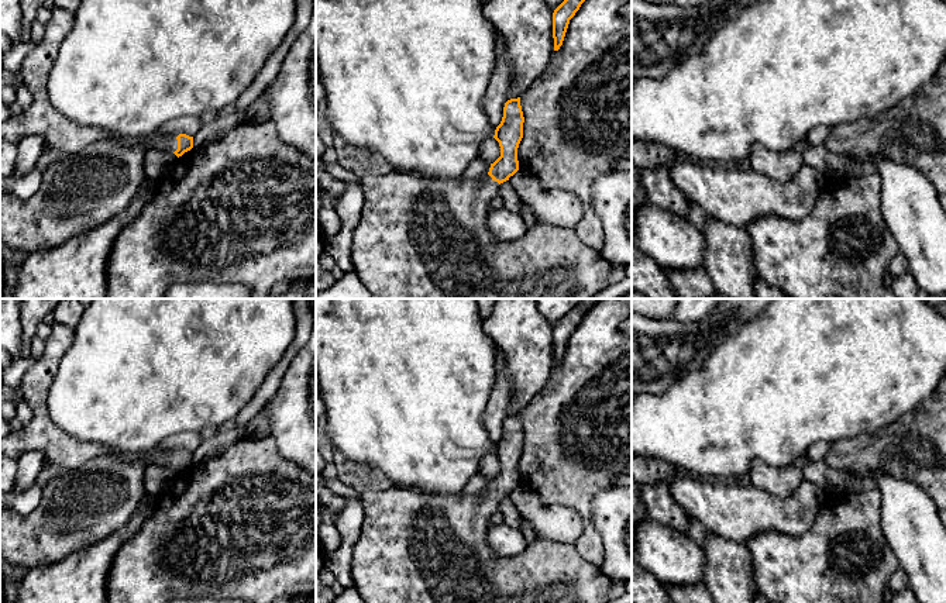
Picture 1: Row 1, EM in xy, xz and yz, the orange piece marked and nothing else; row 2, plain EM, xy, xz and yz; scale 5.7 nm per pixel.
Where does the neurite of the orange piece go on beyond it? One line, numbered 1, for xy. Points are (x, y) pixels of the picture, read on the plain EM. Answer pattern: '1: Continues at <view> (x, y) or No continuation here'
1: Continues at xy (41, 434)

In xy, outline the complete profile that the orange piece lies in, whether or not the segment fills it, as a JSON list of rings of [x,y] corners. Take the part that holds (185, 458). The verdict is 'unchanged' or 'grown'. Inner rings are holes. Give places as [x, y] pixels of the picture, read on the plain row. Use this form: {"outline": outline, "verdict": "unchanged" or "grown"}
{"outline": [[[52,324],[51,335],[42,342],[44,352],[24,373],[21,390],[34,417],[18,431],[0,438],[0,455],[17,459],[25,451],[42,451],[61,469],[75,469],[99,455],[118,455],[123,459],[172,468],[178,473],[193,464],[193,452],[186,449],[130,454],[110,449],[94,442],[75,440],[61,431],[51,420],[47,399],[58,373],[59,362],[73,341],[73,328]]], "verdict": "grown"}

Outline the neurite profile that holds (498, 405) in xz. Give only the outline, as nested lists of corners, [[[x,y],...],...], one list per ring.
[[[499,356],[495,386],[489,396],[484,425],[489,434],[489,440],[493,445],[500,440],[503,433],[505,418],[509,416],[510,406],[510,379],[508,368],[505,366],[503,359]]]

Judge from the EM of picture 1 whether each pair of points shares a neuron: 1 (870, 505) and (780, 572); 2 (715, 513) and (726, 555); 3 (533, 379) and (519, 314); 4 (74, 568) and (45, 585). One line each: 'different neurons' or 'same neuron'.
1: same neuron
2: different neurons
3: same neuron
4: same neuron

